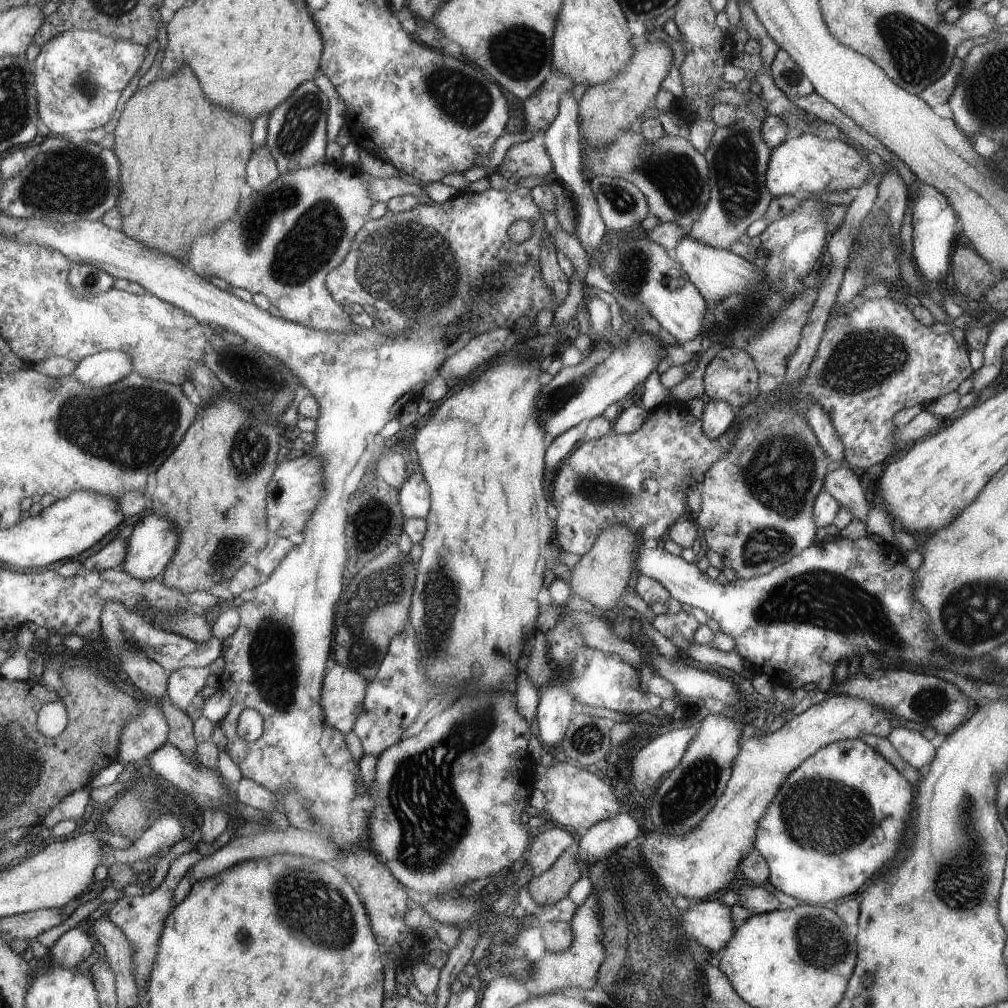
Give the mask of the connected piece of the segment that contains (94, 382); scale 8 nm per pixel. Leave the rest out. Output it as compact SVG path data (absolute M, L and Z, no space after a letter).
M106 349L83 358L72 376L91 389L116 384L133 372L132 358L122 351Z

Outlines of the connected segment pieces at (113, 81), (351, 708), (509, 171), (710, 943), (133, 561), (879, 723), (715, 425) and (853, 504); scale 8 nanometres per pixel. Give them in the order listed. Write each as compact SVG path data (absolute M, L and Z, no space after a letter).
M68 30L51 38L41 46L36 57L36 80L38 106L42 122L50 134L62 137L72 130L94 130L100 128L112 118L122 90L138 72L144 60L146 48L129 40L115 39L112 35L103 35L101 31Z
M330 660L326 669L321 705L325 709L325 722L344 734L354 730L363 711L366 689L370 680L351 671L350 667Z
M542 136L512 145L507 150L502 164L496 168L504 178L515 177L517 180L527 176L545 177L552 170L552 161Z
M721 899L691 904L681 916L681 929L694 938L708 953L719 953L737 929L732 919L731 907Z
M148 512L140 520L126 543L122 571L134 576L141 581L152 581L160 577L165 572L169 562L174 558L178 550L178 541L180 541L181 528L173 519L167 519L165 515L158 515L157 512Z
M834 694L818 698L816 704L786 721L773 733L766 736L752 733L742 743L742 750L734 761L724 796L692 832L682 837L648 832L643 834L642 839L636 840L660 886L672 899L683 896L700 900L724 890L741 870L745 856L755 849L760 820L793 770L829 744L844 739L860 739L866 734L887 738L895 723L895 716L880 706L858 697Z
M710 399L703 408L701 421L704 423L704 431L714 440L722 436L729 426L735 422L734 407L724 399Z
M840 465L824 478L824 491L833 496L841 508L848 509L853 520L864 522L871 508L868 501L863 499L864 490L860 485L860 478L857 471Z

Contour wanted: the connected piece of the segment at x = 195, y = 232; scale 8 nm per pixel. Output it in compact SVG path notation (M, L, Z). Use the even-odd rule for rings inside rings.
M188 66L178 70L172 78L156 78L150 86L136 89L125 103L114 134L112 150L117 154L120 167L120 194L114 209L123 216L124 235L182 262L189 255L195 238L213 233L237 212L252 157L252 122L210 104L202 96L200 82Z

